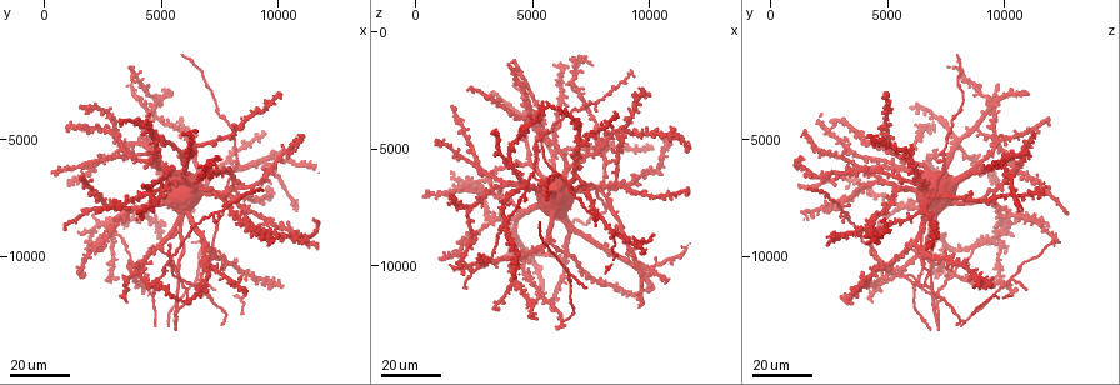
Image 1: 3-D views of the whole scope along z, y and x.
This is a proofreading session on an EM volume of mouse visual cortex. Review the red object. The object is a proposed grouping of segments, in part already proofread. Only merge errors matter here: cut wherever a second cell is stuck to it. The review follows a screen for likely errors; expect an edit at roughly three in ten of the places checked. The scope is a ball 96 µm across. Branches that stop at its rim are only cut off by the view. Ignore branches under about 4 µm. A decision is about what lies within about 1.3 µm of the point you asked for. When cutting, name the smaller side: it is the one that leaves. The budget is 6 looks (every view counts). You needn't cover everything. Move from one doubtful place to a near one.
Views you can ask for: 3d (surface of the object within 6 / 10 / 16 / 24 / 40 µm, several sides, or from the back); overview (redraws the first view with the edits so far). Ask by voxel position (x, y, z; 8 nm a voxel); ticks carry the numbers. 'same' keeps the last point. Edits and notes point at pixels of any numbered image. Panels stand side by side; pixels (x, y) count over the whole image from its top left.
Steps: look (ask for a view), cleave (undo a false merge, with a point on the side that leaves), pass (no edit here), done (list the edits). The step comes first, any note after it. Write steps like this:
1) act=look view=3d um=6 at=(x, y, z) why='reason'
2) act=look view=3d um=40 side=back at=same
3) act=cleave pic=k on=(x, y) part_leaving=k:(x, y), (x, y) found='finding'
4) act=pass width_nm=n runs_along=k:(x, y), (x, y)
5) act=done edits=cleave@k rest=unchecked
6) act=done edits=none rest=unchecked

act=look view=3d um=24 at=(6600, 10900, 10200) why='thin arm on a thick one'

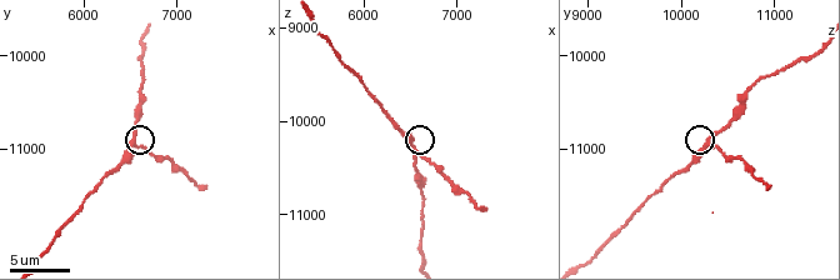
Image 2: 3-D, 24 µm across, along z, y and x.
act=look view=3d um=6 at=(6550, 10950, 10300)

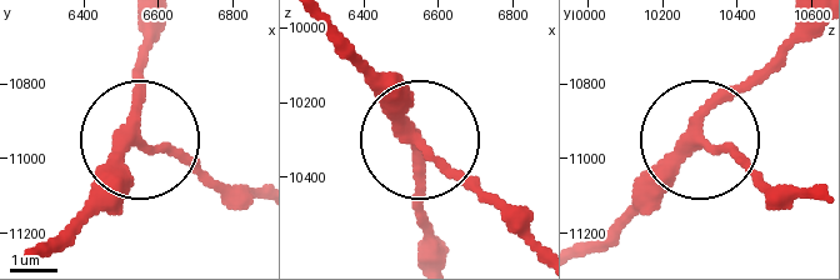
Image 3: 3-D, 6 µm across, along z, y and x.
act=pass side_arm_um=9 runs_along=3:(584, 251), (704, 148), (771, 195) found='all the same cell'

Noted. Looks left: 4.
act=look view=3d um=24 at=(6000, 11200, 6200) why='side arm on a straight run'

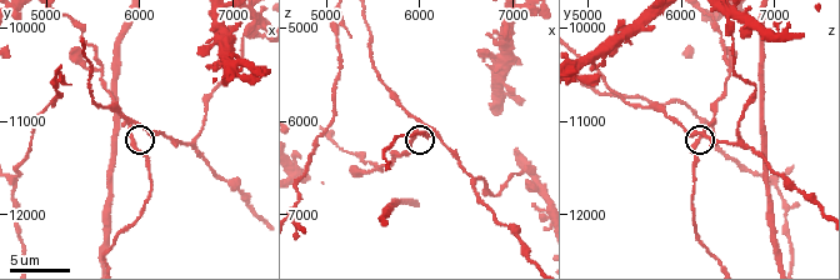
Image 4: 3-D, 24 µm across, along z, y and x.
act=look view=3d um=6 at=(6000, 11300, 6150) why='zoom in'

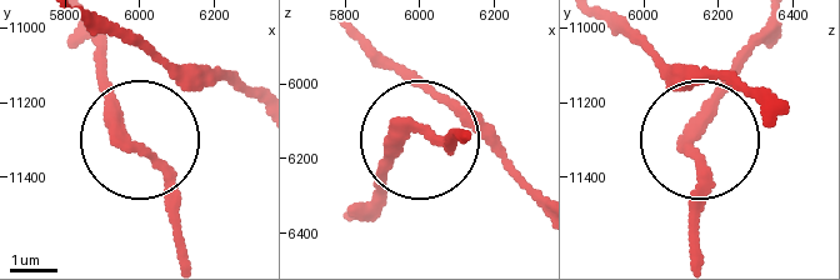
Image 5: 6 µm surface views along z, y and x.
act=pass side_arm_um=19 arms=3 found='all the same cell'

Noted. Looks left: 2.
act=look view=3d um=24 at=(3000, 9000, 9700) why='three-way junction'

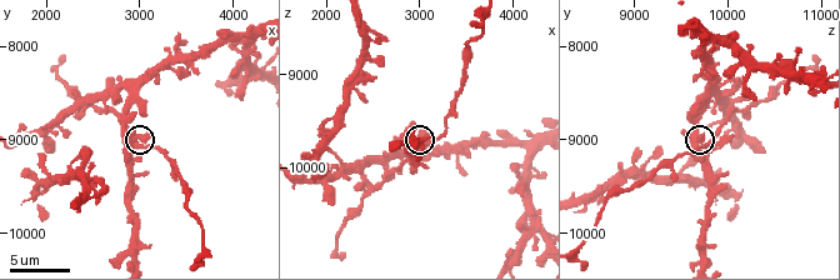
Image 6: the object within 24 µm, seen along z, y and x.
act=look view=3d um=10 at=(3000, 9050, 9750) why='closer look'

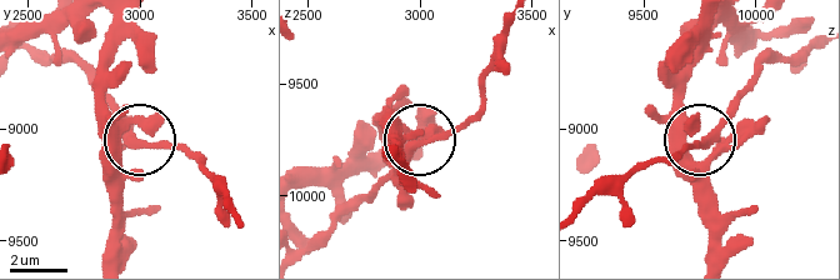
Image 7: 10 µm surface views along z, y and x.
act=pass runs_along=7:(704, 20), (683, 78), (683, 106), (704, 145), (704, 219) found='one cell here'

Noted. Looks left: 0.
act=done edits=none rest=unchecked

